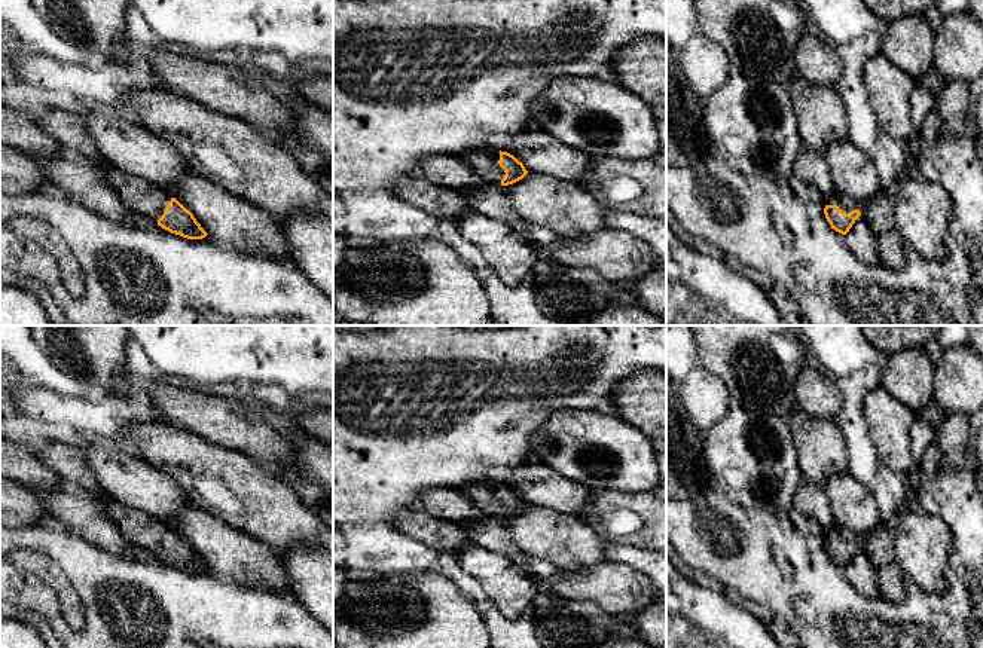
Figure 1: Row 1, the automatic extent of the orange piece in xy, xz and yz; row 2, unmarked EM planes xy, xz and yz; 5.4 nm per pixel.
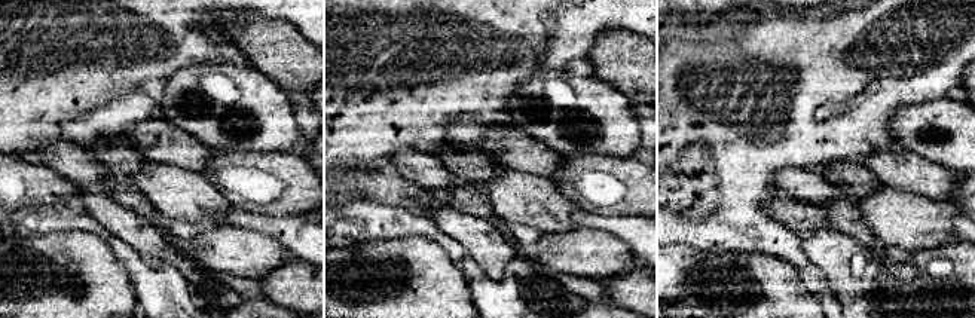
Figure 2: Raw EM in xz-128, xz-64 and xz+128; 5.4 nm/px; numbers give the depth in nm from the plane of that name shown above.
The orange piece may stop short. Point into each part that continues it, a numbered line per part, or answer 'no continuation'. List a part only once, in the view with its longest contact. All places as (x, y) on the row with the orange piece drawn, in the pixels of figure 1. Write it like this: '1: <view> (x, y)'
1: xz (484, 162)

